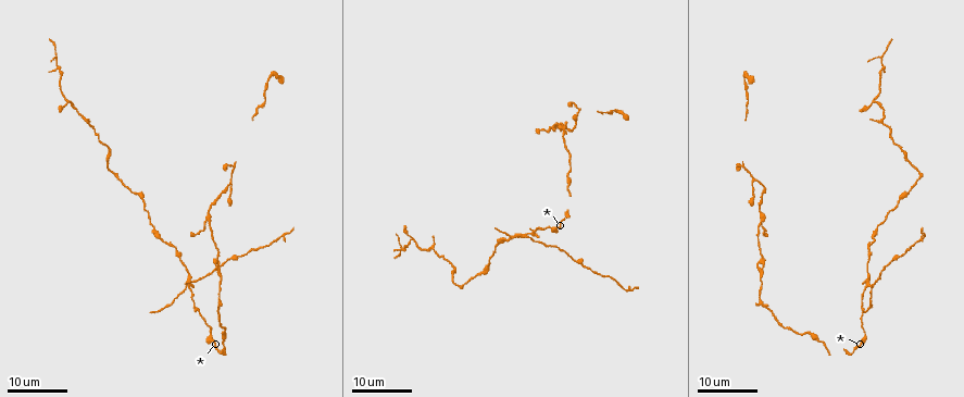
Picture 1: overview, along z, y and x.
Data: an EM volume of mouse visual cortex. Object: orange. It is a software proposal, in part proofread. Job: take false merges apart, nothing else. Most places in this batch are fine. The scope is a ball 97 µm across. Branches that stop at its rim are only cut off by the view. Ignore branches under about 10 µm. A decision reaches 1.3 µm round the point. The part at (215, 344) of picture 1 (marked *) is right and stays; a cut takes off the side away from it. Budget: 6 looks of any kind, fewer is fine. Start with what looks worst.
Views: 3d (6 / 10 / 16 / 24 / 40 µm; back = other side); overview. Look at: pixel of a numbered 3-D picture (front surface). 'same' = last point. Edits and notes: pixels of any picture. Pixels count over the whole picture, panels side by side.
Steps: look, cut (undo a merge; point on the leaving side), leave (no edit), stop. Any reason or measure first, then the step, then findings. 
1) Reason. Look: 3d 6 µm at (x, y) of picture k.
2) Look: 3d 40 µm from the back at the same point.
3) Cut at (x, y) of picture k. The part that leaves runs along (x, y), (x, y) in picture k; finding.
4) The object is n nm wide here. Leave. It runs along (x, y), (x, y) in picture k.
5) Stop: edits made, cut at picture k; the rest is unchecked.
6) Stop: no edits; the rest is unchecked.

Four or more arms meet. Look: 3d 16 µm at (534, 234) of picture 1.

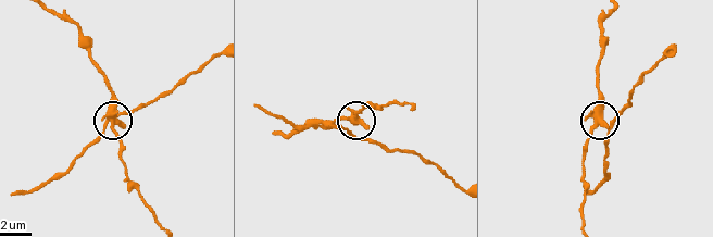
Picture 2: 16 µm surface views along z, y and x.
Look: 3d 10 µm at (110, 119) of picture 2.

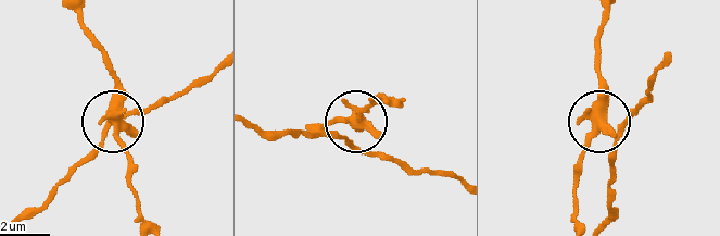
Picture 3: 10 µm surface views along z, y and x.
Look: 3d 10 µm from the back at (356, 123) of picture 3.

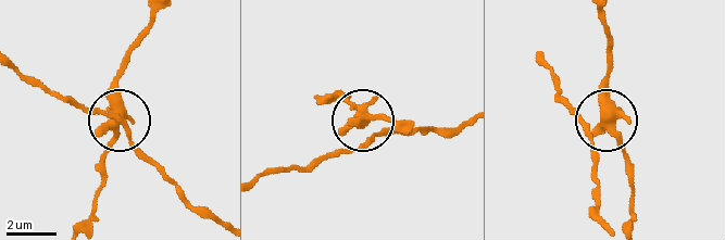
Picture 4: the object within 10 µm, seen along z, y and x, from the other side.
The object is 380 nm wide here. Leave. All the same cell.

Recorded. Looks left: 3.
Sudden change in width. Look: 3d 24 µm at (237, 162) of picture 1.

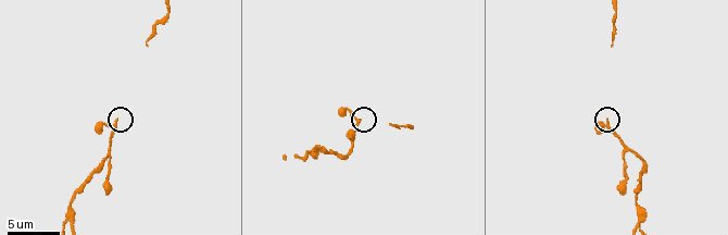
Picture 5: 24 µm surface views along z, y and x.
Zoom in. Look: 3d 6 µm at (606, 120) of picture 5.

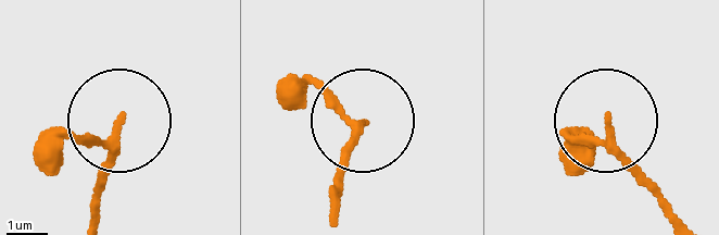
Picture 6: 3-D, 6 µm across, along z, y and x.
The object is 160 nm wide here. Leave. It runs along (92, 223), (116, 126), (96, 140), (37, 140) in picture 6; one cell here.

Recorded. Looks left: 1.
Stop: no edits; the rest is unchecked.

